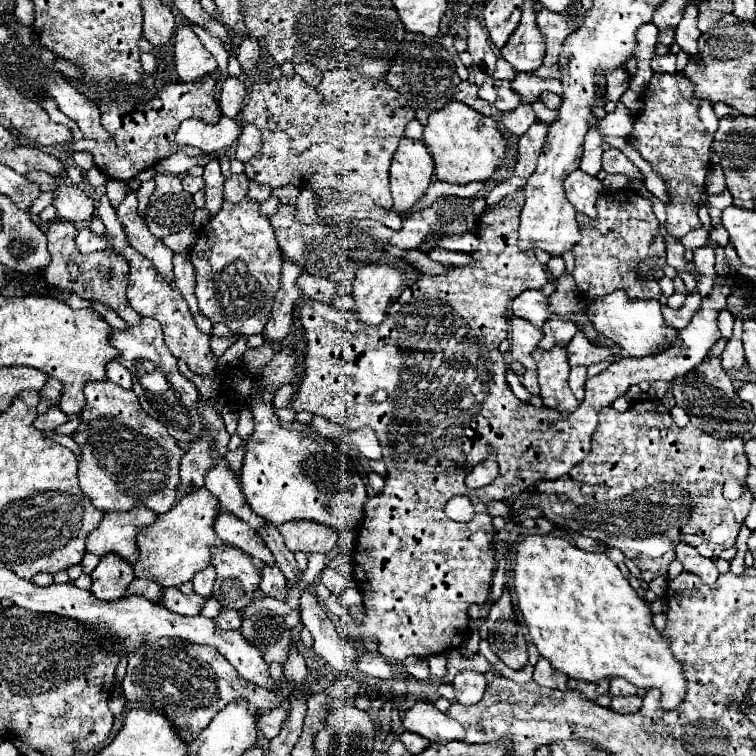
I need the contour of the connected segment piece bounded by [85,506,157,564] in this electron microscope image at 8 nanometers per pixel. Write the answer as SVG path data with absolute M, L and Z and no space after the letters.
M143 506L127 512L107 512L99 528L87 536L87 552L99 558L105 554L117 554L129 564L135 564L139 558L137 534L143 530L143 526L155 522L155 518L157 514Z

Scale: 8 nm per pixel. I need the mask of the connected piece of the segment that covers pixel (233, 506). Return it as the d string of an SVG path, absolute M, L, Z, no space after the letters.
M225 460L217 462L217 464L207 472L207 476L205 476L205 486L207 486L207 490L211 490L211 492L219 498L221 506L223 506L227 512L231 512L231 514L235 514L237 518L241 518L243 522L247 522L253 530L259 530L259 528L265 524L263 518L259 518L259 516L247 506L245 496L243 496L241 486L239 486L239 480L237 480L237 476L229 470L229 466L227 466Z

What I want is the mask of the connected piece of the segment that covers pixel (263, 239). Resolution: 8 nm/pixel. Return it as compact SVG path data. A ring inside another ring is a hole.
M245 198L239 204L225 202L221 212L205 226L205 236L189 250L195 266L195 296L199 310L211 322L223 322L237 336L261 334L269 316L275 292L281 286L283 256L271 230L271 222L261 214L261 204Z

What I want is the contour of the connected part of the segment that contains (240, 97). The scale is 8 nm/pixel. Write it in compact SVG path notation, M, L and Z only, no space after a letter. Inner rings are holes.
M227 78L221 86L221 98L219 98L223 116L235 118L243 110L245 96L247 96L247 84L241 82L239 78Z

